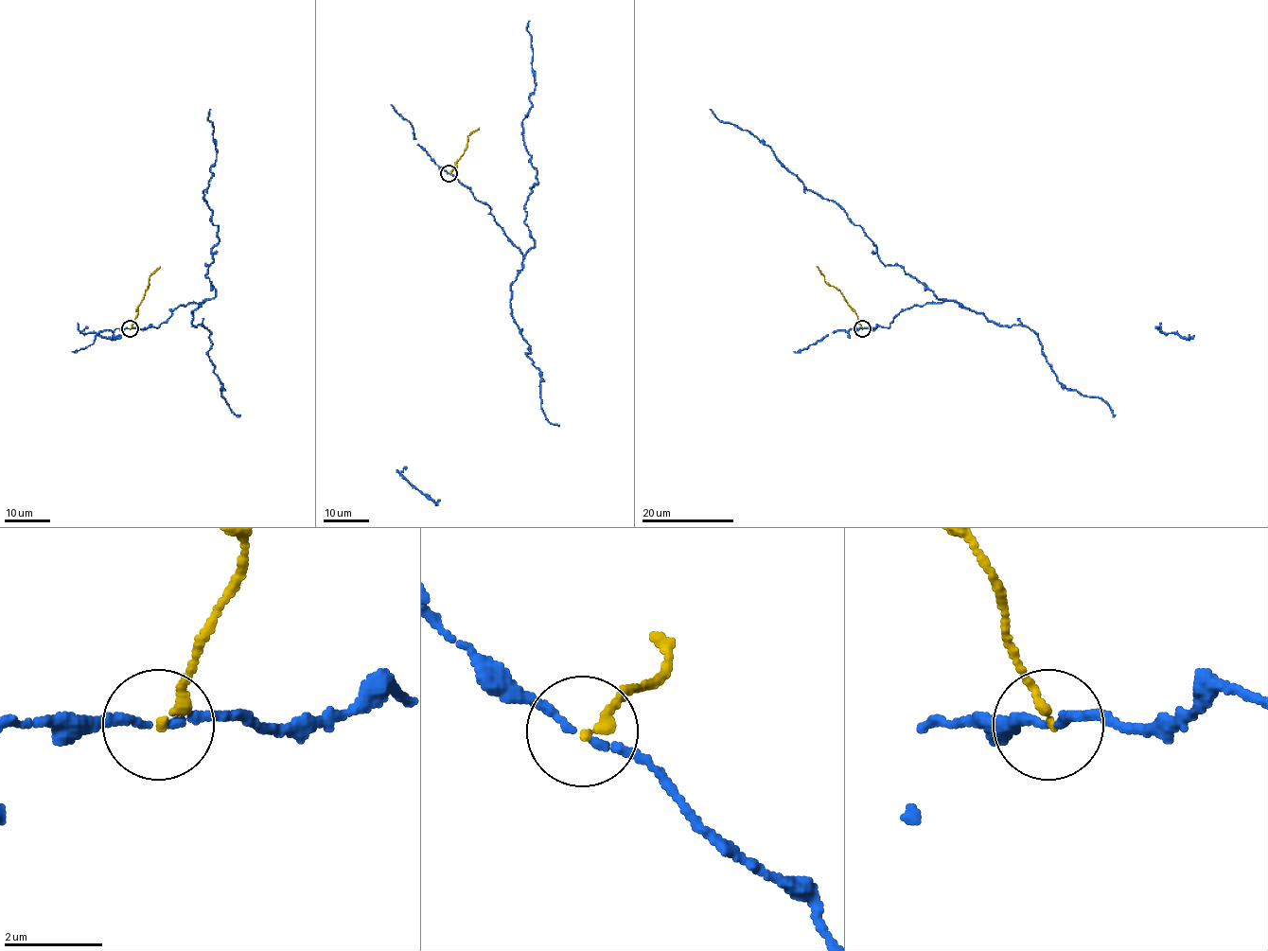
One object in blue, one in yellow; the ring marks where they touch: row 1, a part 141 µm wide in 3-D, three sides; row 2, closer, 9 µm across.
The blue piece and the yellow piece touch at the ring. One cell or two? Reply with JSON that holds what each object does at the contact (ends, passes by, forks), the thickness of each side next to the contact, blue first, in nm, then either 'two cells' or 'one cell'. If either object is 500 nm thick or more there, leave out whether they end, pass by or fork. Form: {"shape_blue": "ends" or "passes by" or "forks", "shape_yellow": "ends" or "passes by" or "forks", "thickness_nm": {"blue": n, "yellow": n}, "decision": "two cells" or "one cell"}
{"shape_blue": "passes by", "shape_yellow": "ends", "thickness_nm": {"blue": 130, "yellow": 190}, "decision": "two cells"}

